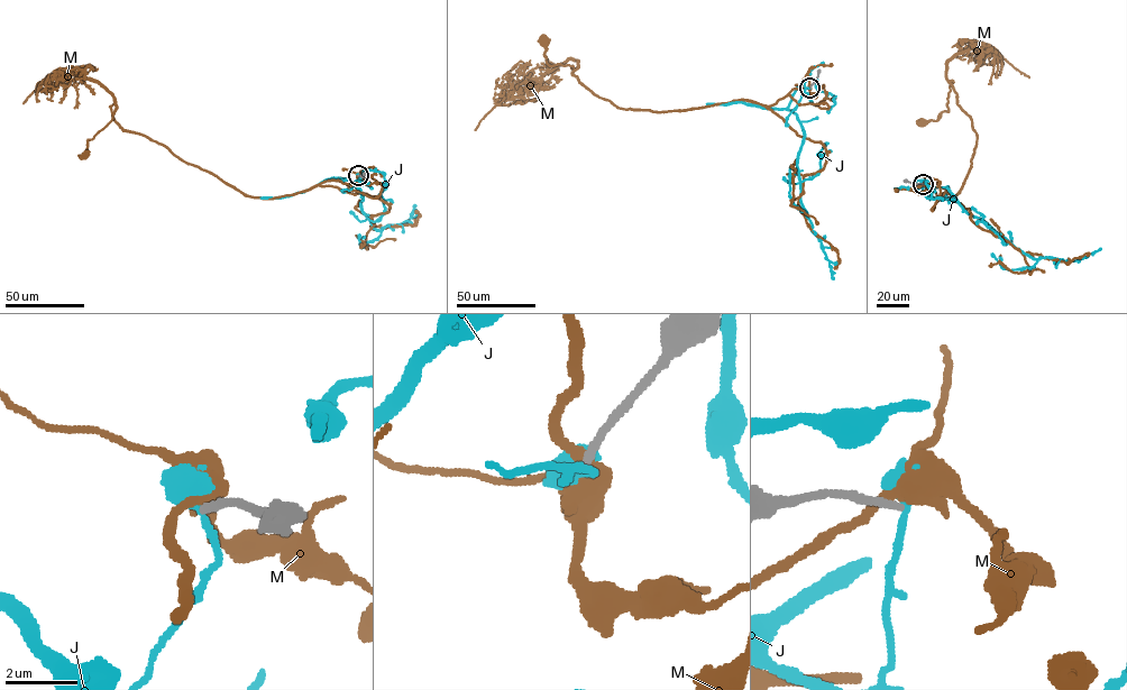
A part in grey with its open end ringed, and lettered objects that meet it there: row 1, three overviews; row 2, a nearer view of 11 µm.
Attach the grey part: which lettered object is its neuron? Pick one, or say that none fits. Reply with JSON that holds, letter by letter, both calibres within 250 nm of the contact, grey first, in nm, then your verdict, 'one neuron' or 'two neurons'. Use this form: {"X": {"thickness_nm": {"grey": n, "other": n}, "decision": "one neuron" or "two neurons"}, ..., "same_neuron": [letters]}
{"J": {"thickness_nm": {"grey": 220, "other": 400}, "decision": "two neurons"}, "M": {"thickness_nm": {"grey": 240, "other": 440}, "decision": "two neurons"}, "same_neuron": []}

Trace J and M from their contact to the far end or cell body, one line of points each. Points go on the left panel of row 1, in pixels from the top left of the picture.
J: (358, 175), (354, 185), (340, 177), (362, 195), (363, 212), (373, 227), (381, 230), (404, 223), (415, 205)
M: (358, 175), (353, 185), (245, 195), (122, 129), (113, 103), (83, 156)

